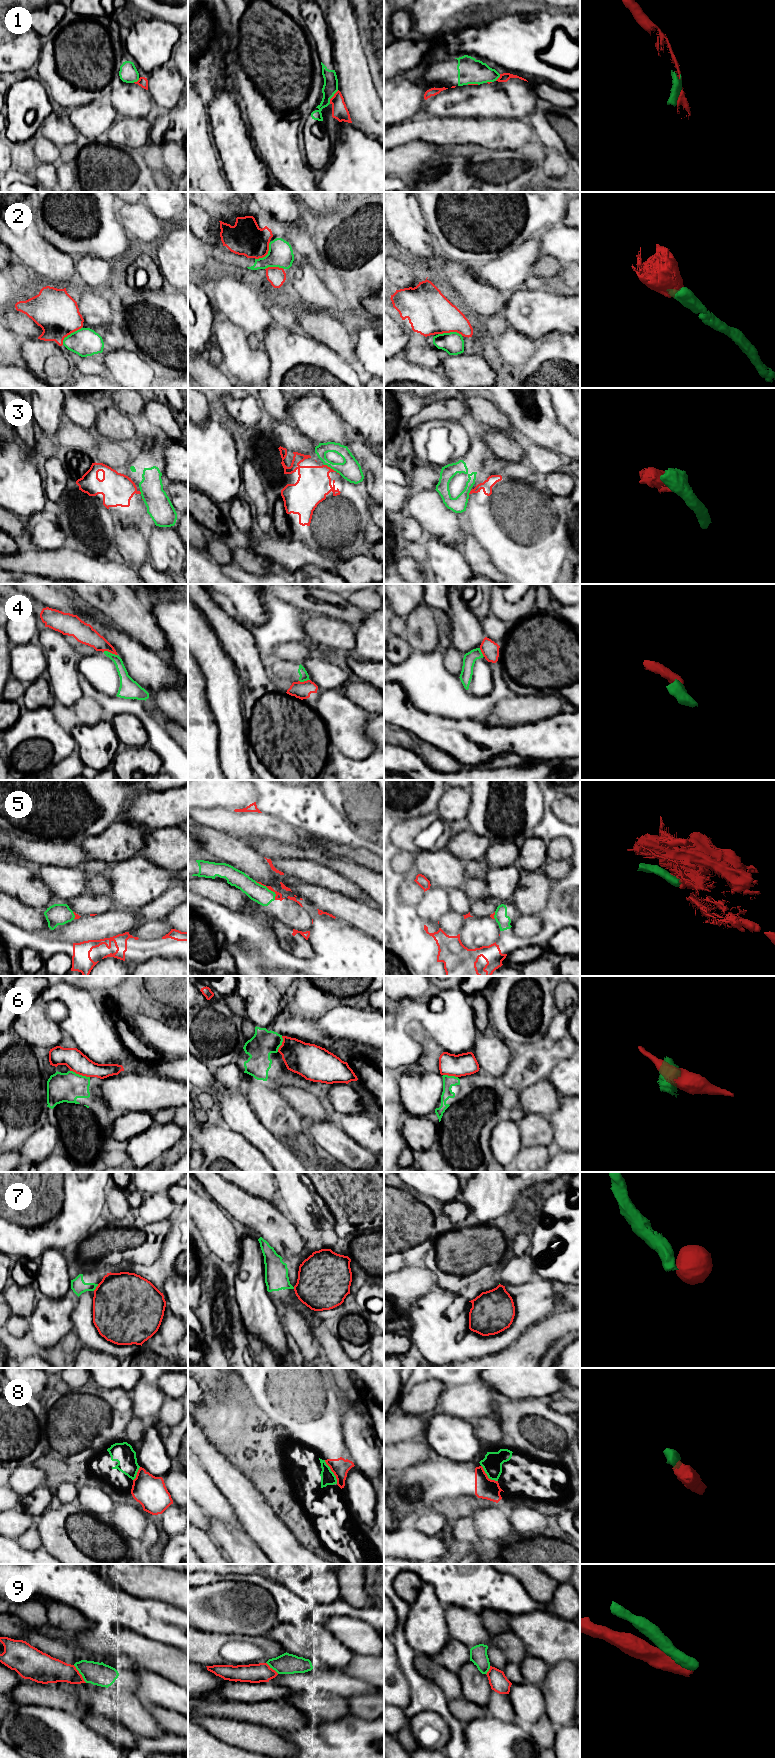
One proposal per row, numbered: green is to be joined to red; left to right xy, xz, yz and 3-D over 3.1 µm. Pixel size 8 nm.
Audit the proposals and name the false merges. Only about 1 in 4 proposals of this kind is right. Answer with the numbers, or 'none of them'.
1, 2, 3, 4, 6, 7, 8, 9

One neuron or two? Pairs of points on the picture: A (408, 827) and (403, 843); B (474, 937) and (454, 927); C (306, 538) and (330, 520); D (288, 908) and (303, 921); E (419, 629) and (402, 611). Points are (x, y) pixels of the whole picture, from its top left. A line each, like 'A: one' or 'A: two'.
A: one
B: two
C: one
D: one
E: two

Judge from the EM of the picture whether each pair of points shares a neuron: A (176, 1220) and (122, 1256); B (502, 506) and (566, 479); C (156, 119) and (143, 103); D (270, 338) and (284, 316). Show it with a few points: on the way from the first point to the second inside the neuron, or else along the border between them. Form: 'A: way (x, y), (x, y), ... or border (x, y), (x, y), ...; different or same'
A: border (169, 1219), (169, 1231), (161, 1247); different
B: border (548, 493), (553, 497); different
C: border (154, 112), (151, 117); different
D: border (282, 327), (288, 329); different

